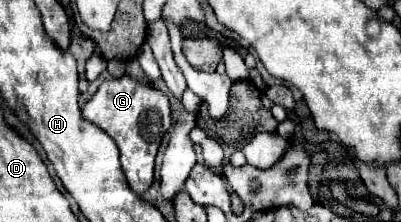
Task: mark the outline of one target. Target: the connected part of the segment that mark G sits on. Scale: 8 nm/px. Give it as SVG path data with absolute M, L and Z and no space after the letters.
M123 75L119 79L103 81L97 93L85 103L81 115L113 137L121 151L121 167L133 193L143 195L153 183L153 163L160 147L161 137L171 127L171 109L167 97L155 87L141 85Z

